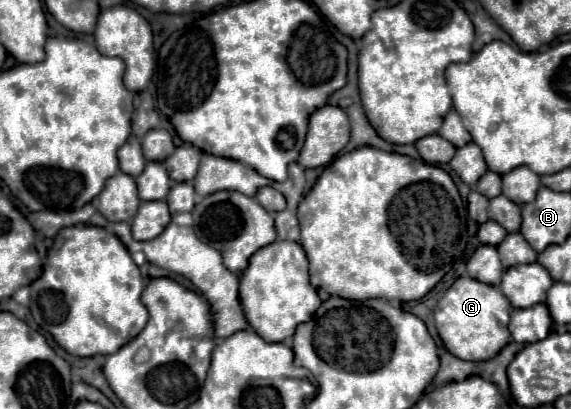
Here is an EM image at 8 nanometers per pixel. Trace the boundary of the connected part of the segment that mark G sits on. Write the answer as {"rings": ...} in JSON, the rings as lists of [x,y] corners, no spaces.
{"rings":[[[458,278],[434,308],[434,322],[438,336],[450,354],[460,360],[478,362],[494,358],[510,342],[510,310],[512,306],[506,302],[506,296],[498,286],[490,286],[472,278]]]}

